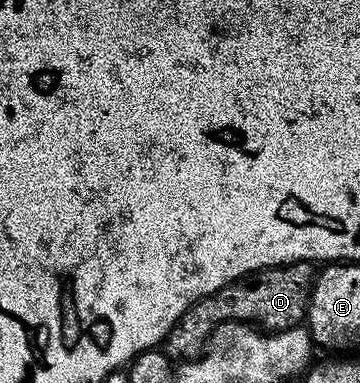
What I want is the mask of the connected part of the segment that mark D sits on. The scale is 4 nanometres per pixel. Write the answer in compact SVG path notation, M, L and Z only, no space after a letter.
M292 261L289 265L274 265L272 269L259 269L255 273L249 273L246 277L240 277L230 285L223 286L218 293L212 297L204 297L202 301L196 301L177 320L177 326L171 330L169 336L163 342L164 352L173 359L196 359L201 356L210 340L211 334L222 321L240 321L254 327L260 327L265 331L276 331L279 329L296 329L306 320L309 312L309 297L313 293L315 273L310 262Z

